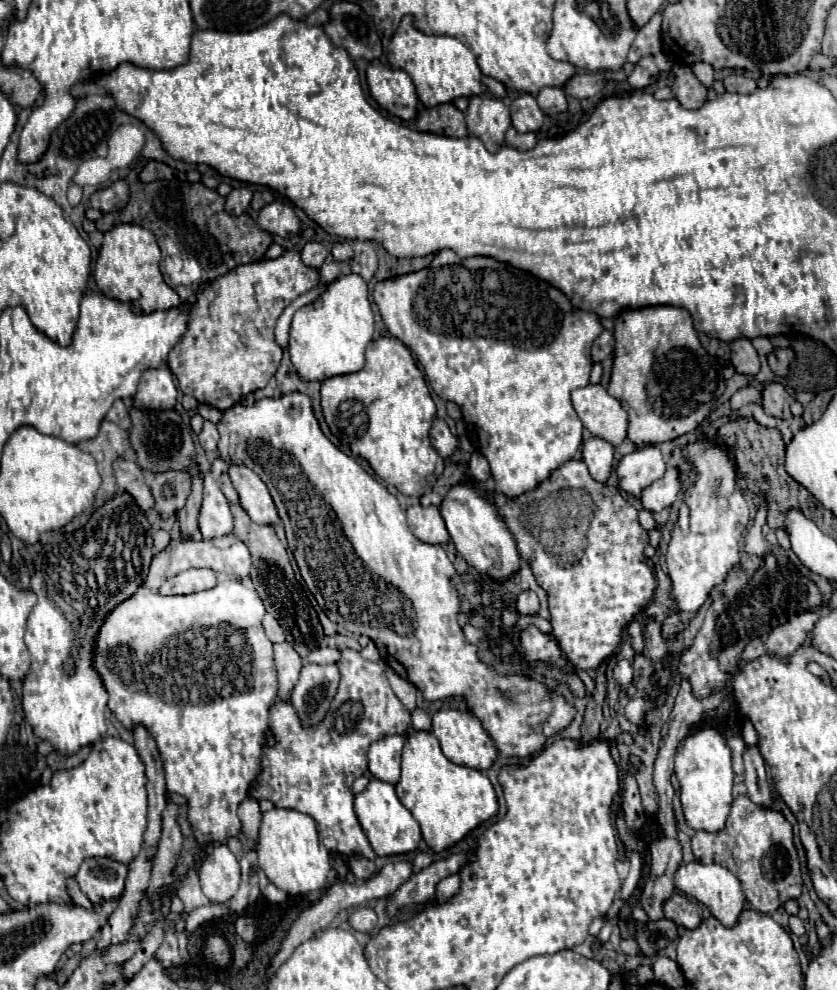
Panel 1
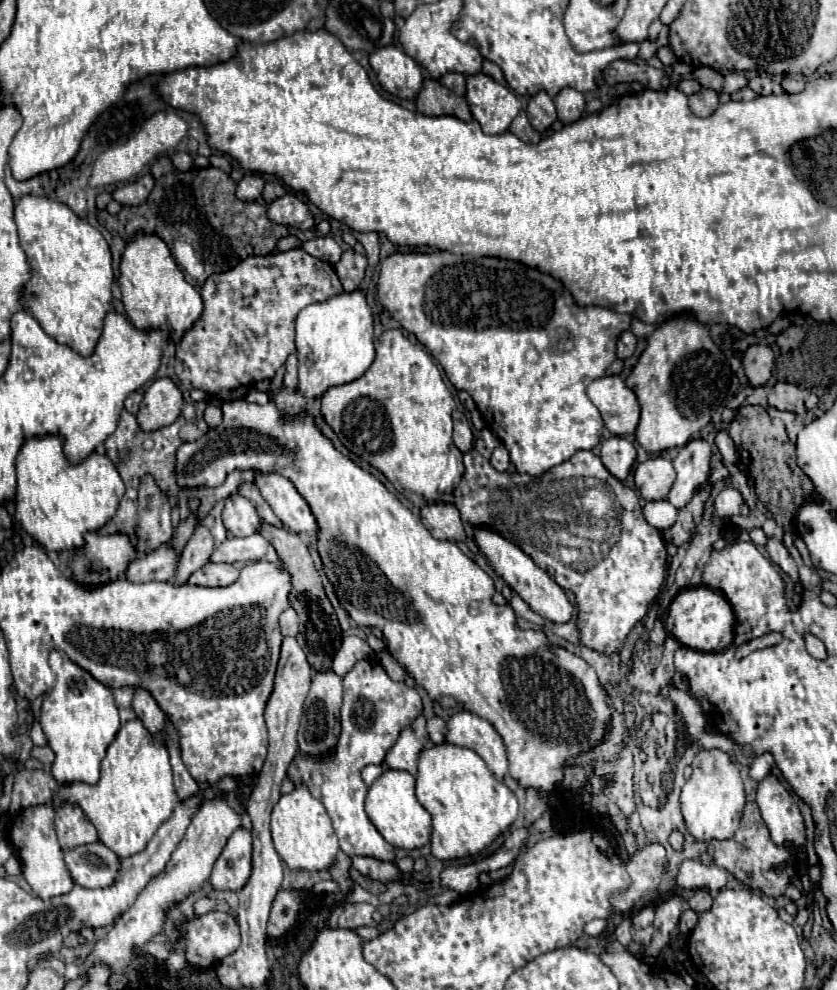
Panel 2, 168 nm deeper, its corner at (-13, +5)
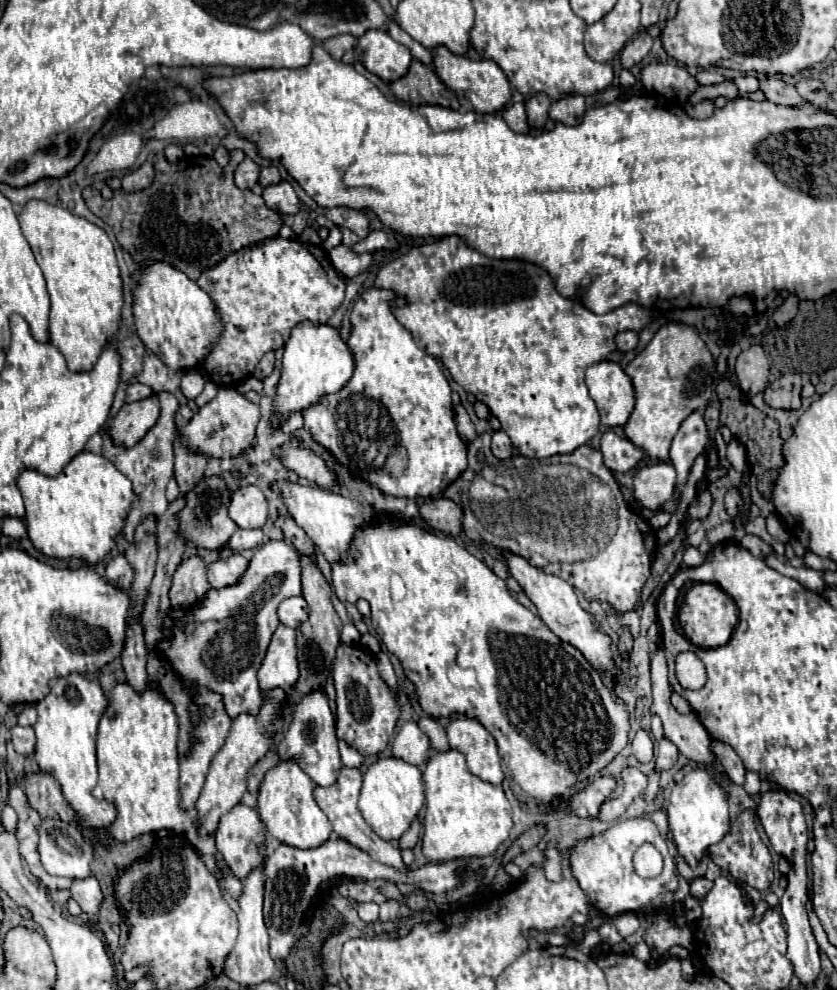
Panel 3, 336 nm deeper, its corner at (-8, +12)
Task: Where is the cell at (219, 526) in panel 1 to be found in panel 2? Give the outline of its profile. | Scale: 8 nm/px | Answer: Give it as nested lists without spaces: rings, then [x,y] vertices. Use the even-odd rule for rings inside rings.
[[[230,495],[222,509],[222,523],[234,537],[248,537],[258,531],[262,521],[248,499]]]

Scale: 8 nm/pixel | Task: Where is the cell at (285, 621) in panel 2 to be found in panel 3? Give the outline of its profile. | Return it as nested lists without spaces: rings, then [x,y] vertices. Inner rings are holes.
[[[295,596],[295,598],[285,598],[281,604],[279,604],[279,620],[281,624],[289,626],[289,628],[297,628],[299,624],[303,624],[307,620],[307,602],[303,596]]]

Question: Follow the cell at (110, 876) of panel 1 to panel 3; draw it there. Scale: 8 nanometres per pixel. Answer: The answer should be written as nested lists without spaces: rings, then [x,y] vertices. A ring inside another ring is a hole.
[[[43,818],[41,826],[39,826],[39,858],[43,862],[43,868],[51,874],[51,876],[67,876],[67,878],[87,878],[89,876],[89,864],[93,860],[93,846],[91,842],[85,840],[83,832],[79,828],[75,828],[75,824],[57,820],[57,818]]]

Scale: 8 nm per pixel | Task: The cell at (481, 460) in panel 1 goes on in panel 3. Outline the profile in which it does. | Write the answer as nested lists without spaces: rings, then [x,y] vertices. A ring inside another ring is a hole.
[[[497,430],[497,432],[493,434],[491,450],[493,450],[493,454],[495,454],[499,460],[505,460],[505,458],[513,456],[513,444],[511,444],[509,436],[507,436],[503,430]]]

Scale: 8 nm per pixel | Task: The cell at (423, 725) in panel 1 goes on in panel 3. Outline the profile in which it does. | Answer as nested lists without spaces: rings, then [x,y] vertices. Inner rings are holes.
[[[423,716],[419,720],[419,728],[429,736],[431,740],[431,746],[437,750],[437,752],[447,752],[449,750],[449,744],[447,744],[447,734],[443,730],[443,726],[431,718],[431,716]]]

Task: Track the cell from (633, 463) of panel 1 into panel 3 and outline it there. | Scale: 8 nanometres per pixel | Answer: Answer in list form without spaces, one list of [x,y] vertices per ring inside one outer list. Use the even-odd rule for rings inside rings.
[[[647,464],[641,470],[637,470],[633,478],[635,500],[643,508],[657,512],[673,496],[675,480],[675,468],[671,464]]]

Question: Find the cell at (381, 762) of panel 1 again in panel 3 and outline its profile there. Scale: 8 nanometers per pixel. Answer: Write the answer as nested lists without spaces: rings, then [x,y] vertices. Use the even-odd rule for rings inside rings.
[[[405,722],[393,740],[393,756],[423,766],[429,758],[431,744],[427,734],[417,726],[417,722]]]

